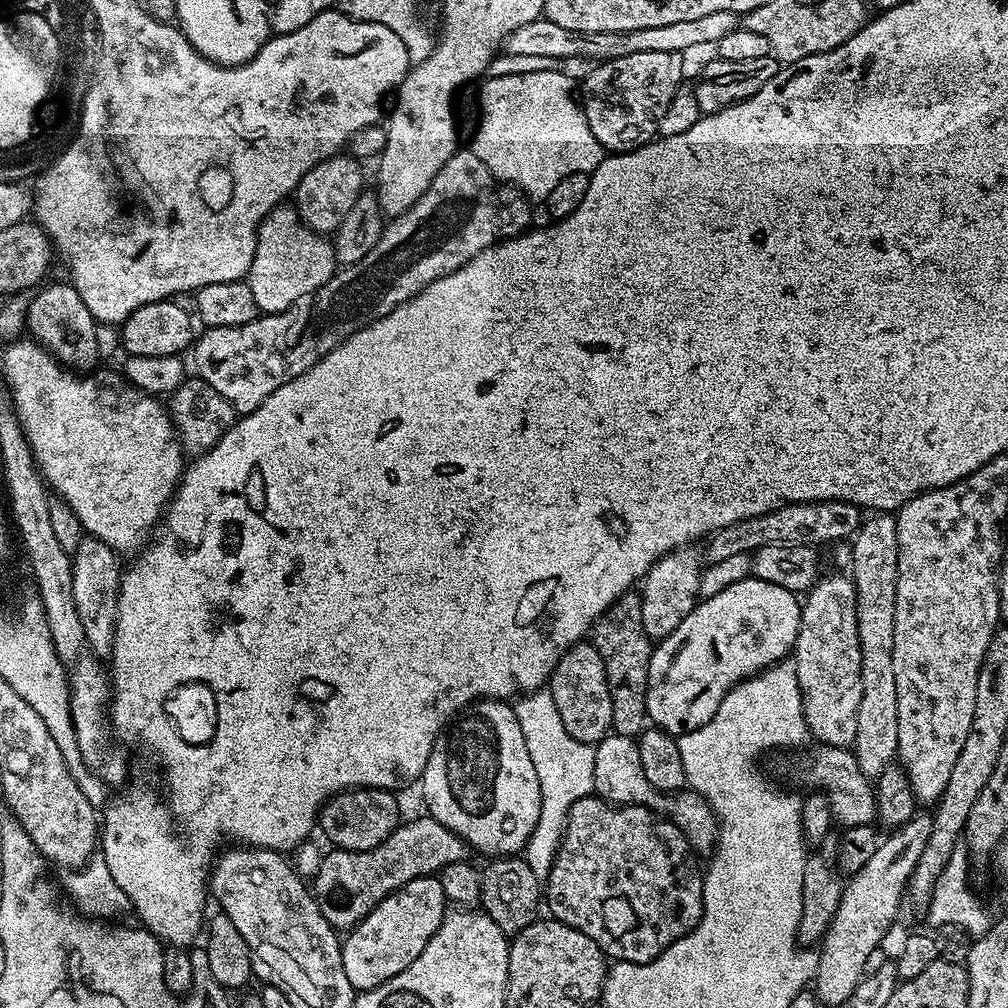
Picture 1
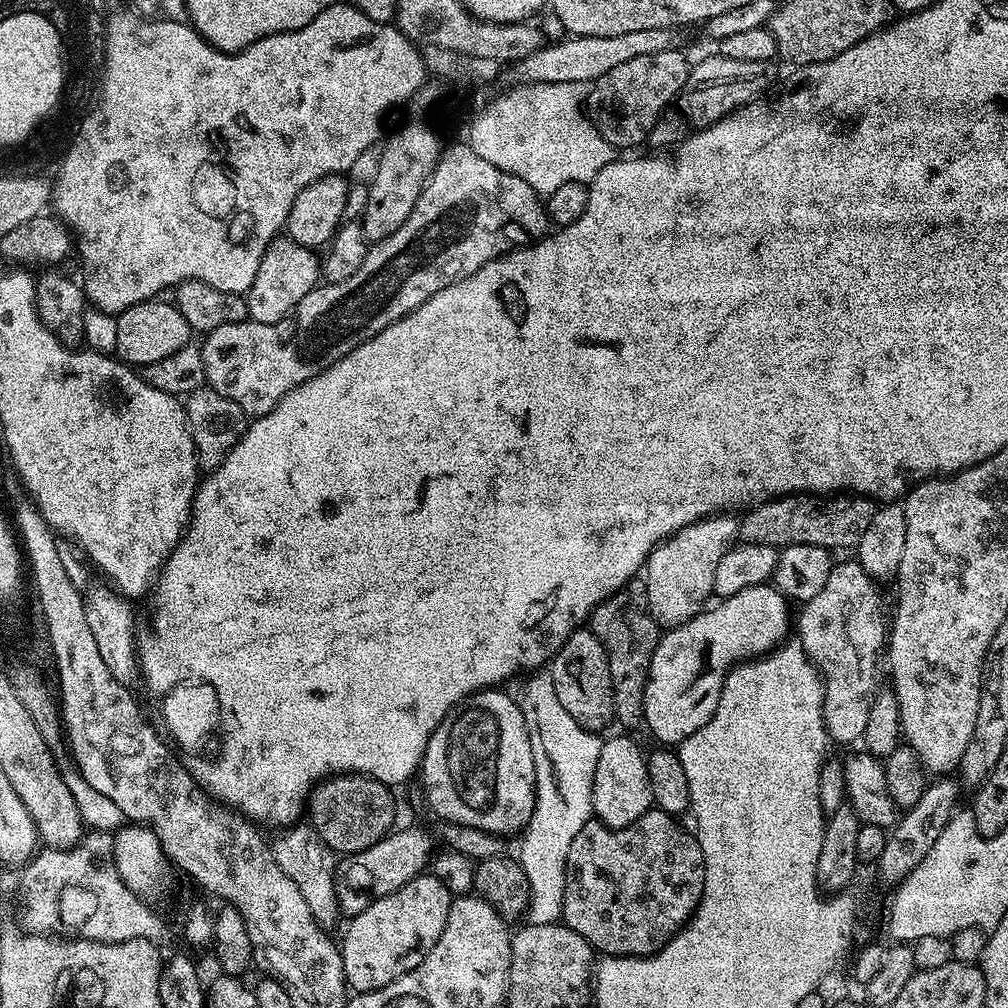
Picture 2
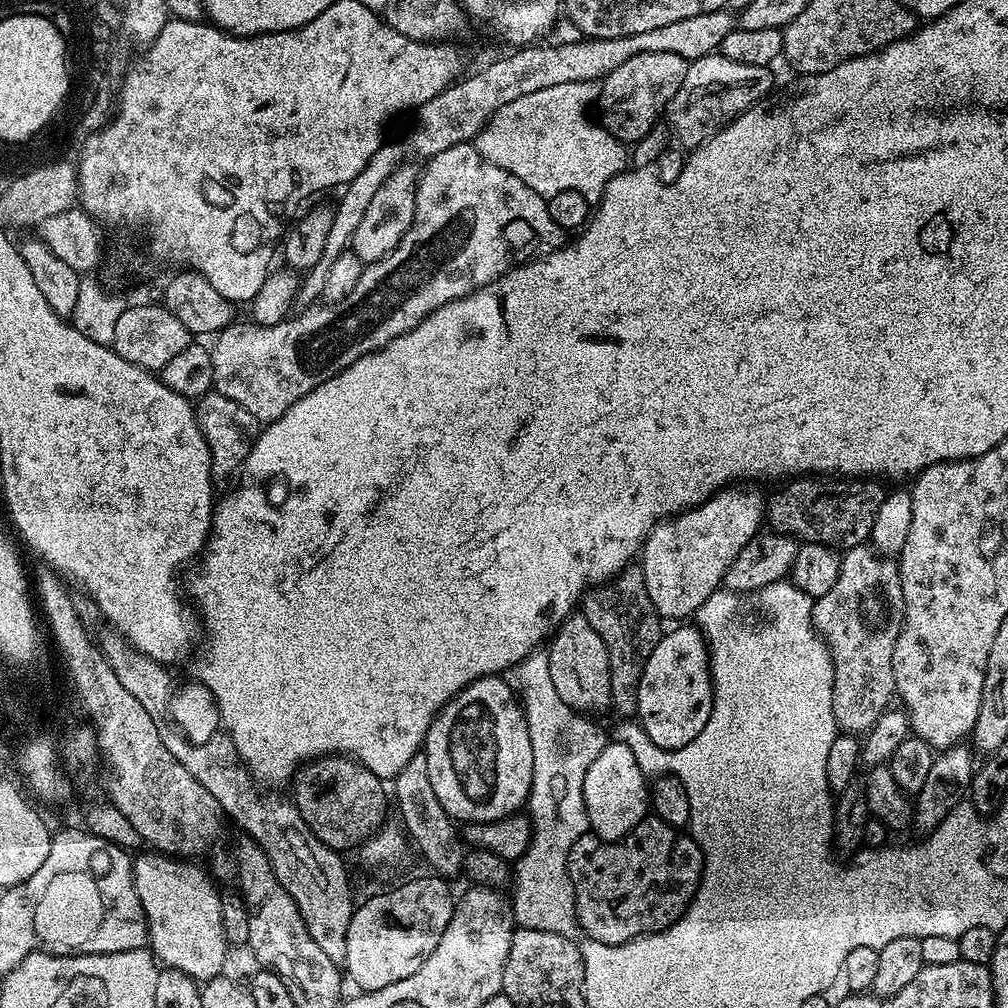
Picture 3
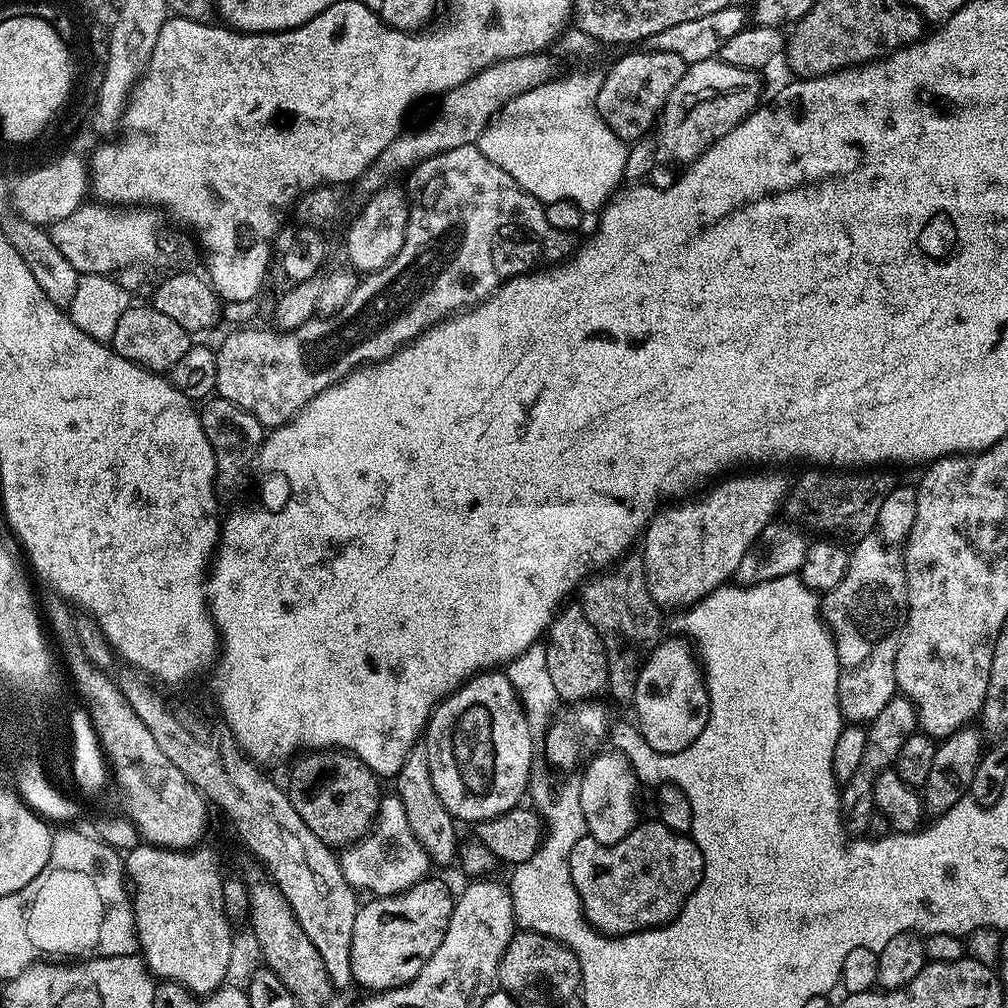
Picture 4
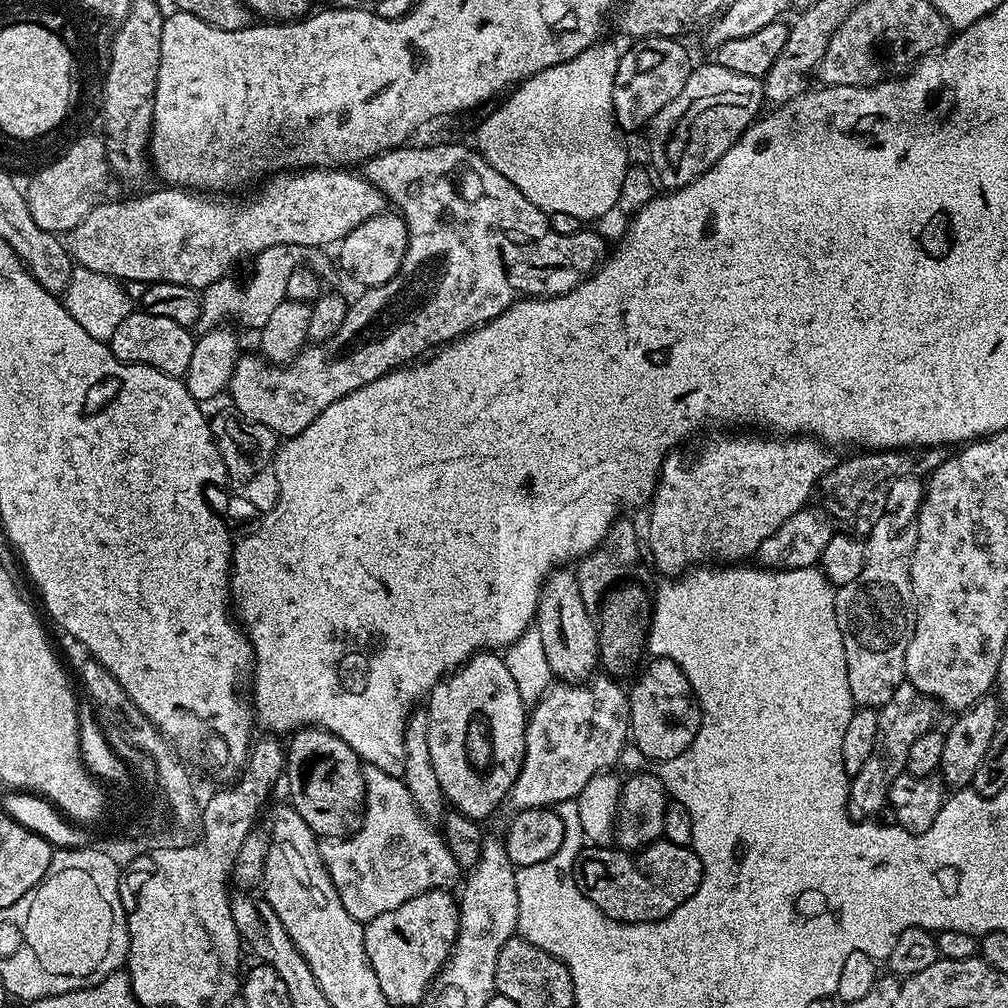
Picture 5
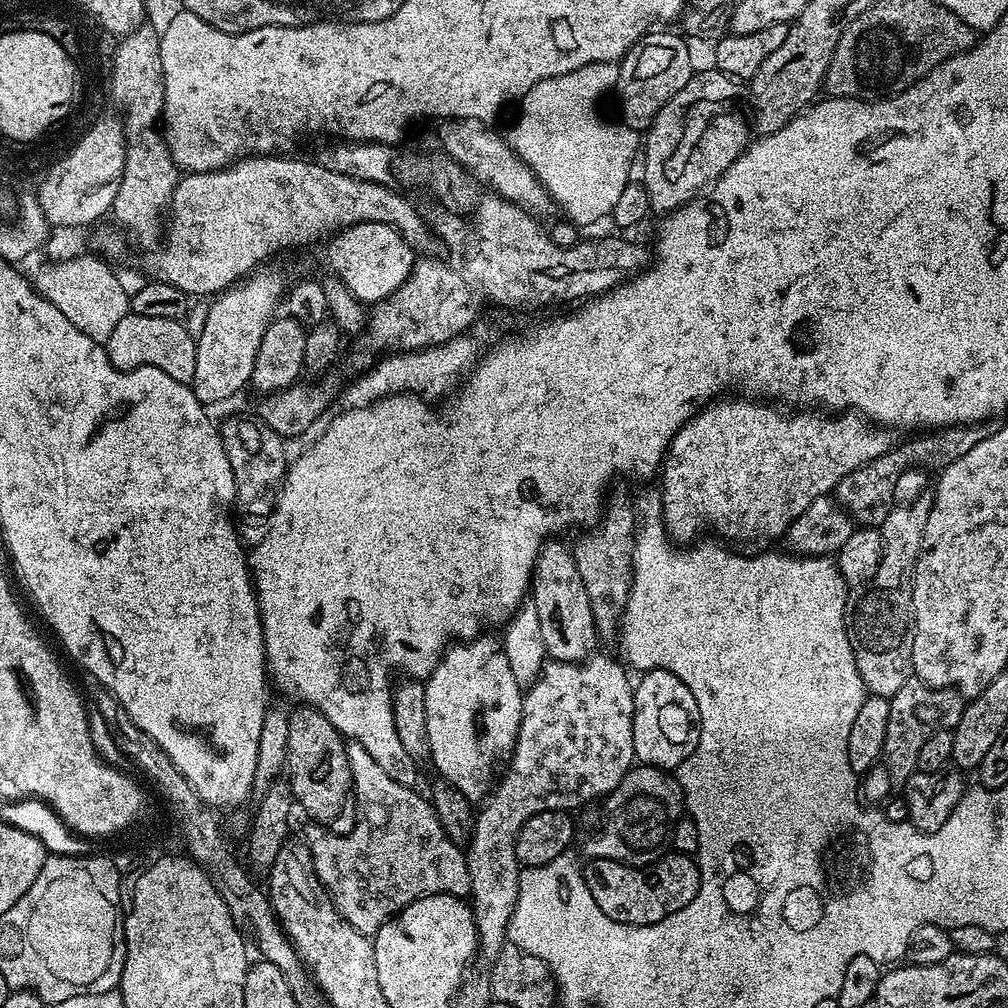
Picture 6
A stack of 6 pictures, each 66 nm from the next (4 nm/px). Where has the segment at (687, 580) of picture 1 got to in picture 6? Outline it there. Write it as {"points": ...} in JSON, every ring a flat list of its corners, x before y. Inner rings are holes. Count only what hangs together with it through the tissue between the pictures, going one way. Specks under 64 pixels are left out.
{"points":[[717,398,707,406,701,407,692,419,678,429,676,437,668,445,667,453,664,457,664,463,658,473,660,480,660,501,659,507,662,509,662,519,664,529,668,535,676,542,692,542,697,539,696,536,703,530,707,524,713,524,720,532,729,532,730,535,736,536,739,532,745,532,748,536,780,536,787,533,788,527,791,526,797,518,814,502,814,498,829,495,835,489,836,483,846,474,850,474,866,462,886,454,893,448,893,433,889,429,873,424,867,416,861,416,852,410,844,410,839,414,829,414,824,410,788,410,792,412,779,412,776,408,771,408,771,403,761,402,756,398,744,398,748,400,724,400,728,398]]}

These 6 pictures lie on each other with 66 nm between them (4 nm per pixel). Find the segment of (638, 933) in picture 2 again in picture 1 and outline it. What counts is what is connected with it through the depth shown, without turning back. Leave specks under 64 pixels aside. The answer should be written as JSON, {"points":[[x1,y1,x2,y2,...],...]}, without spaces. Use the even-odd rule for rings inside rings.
{"points":[[591,794,574,802,568,810,568,825,546,877,546,908,566,926,586,934,586,938,594,938,605,957,625,964,645,964,661,956,704,917,702,868,691,856,684,832,667,815,652,812,656,810,643,804,615,808,607,802,612,803]]}

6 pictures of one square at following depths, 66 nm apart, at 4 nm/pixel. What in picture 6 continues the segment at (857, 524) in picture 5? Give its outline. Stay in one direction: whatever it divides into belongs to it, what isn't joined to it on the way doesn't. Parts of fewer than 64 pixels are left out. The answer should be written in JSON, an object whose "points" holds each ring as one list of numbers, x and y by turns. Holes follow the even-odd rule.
{"points":[[993,418,982,420,978,424,955,424,949,428,937,428,916,434,913,440,905,444,897,443,889,452,858,466,846,478,836,483,834,496,850,513,853,521,864,526,876,526,883,521,889,508,894,504,894,485,898,478,912,469,942,470,950,466,950,462,958,462,962,454,967,454,986,438,990,438,1000,428,1001,421]]}

